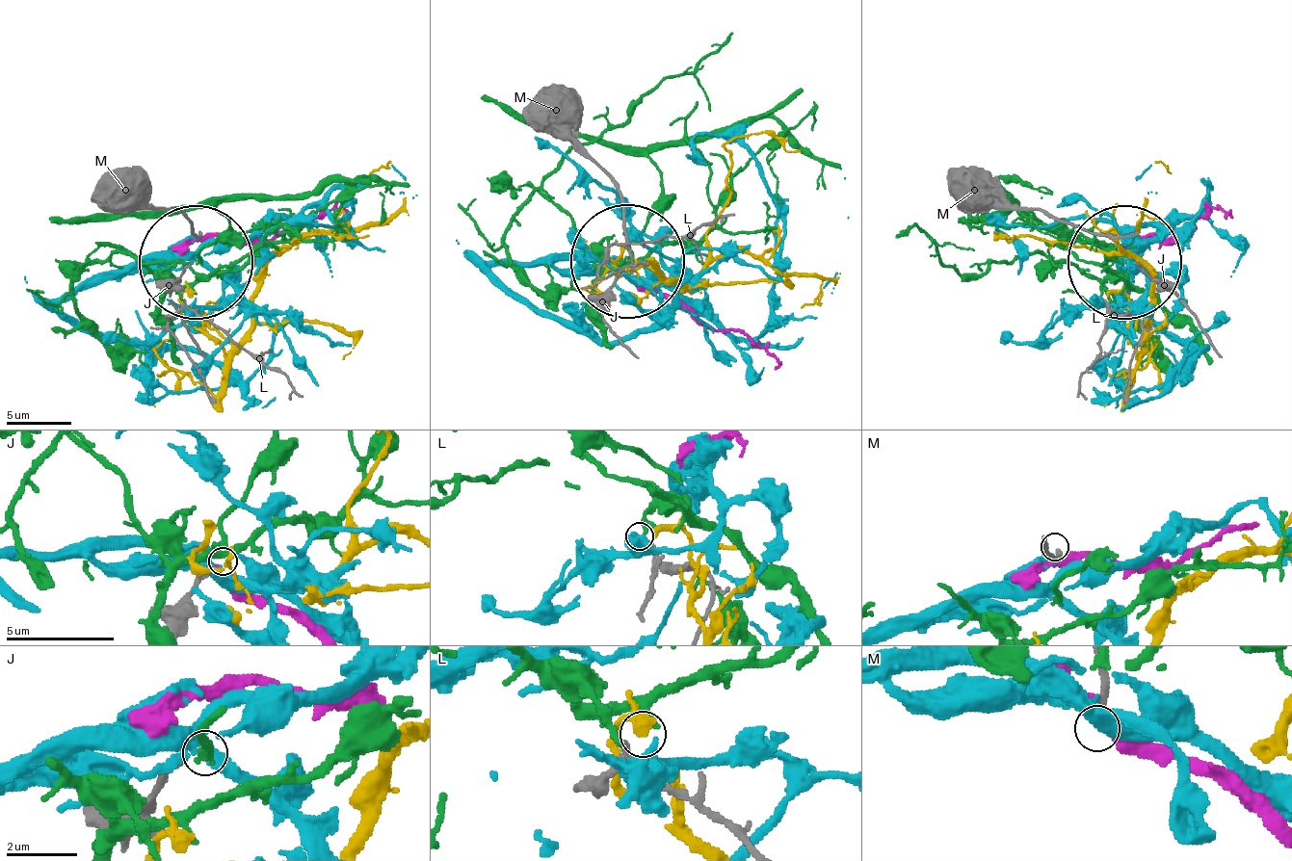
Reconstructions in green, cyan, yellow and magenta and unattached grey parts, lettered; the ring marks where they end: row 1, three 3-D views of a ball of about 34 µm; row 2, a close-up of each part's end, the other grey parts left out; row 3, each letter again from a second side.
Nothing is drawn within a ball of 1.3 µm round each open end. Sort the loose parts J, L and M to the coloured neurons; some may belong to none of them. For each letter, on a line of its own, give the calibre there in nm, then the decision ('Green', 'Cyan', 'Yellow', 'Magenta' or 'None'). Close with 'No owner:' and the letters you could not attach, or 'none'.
J: Thickness 200 nm. Green
L: Thickness 150 nm. None
M: Thickness 220 nm. None
No owner: L, M

